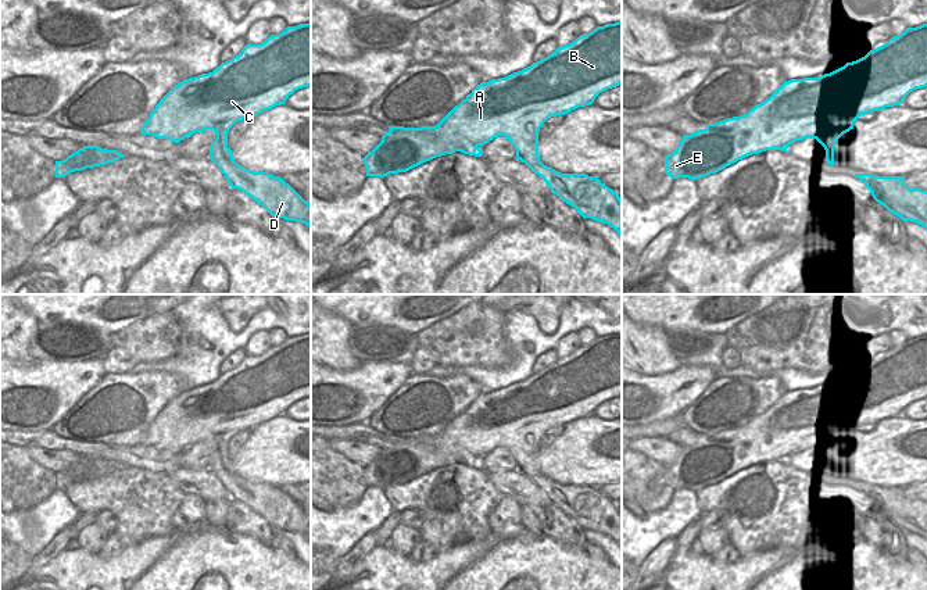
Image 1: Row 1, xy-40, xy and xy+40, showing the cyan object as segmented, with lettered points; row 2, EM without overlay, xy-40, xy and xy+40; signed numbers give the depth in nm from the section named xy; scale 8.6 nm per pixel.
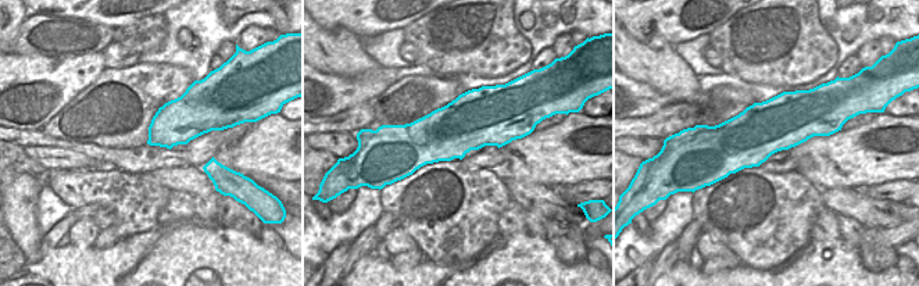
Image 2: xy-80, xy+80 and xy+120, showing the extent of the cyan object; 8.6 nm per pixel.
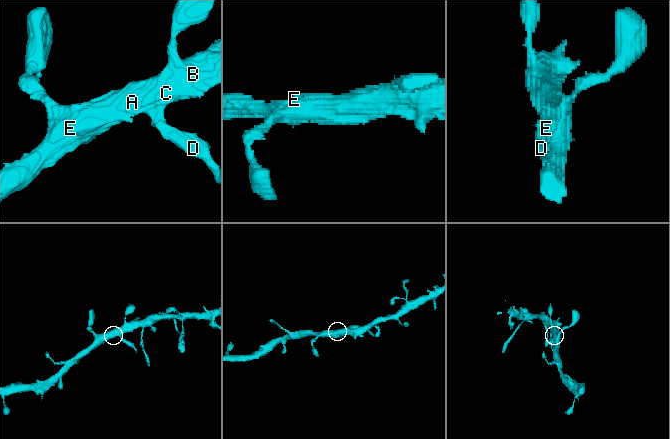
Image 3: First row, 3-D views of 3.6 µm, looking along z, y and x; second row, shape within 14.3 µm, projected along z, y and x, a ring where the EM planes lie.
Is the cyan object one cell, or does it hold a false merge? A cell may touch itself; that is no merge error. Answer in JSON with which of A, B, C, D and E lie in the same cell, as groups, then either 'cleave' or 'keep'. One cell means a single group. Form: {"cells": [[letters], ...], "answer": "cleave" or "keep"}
{"cells": [["A", "B", "C", "D", "E"]], "answer": "keep"}

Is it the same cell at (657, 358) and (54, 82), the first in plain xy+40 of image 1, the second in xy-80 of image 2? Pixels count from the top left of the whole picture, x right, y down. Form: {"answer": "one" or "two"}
{"answer": "two"}

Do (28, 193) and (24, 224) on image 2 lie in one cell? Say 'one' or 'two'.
one

